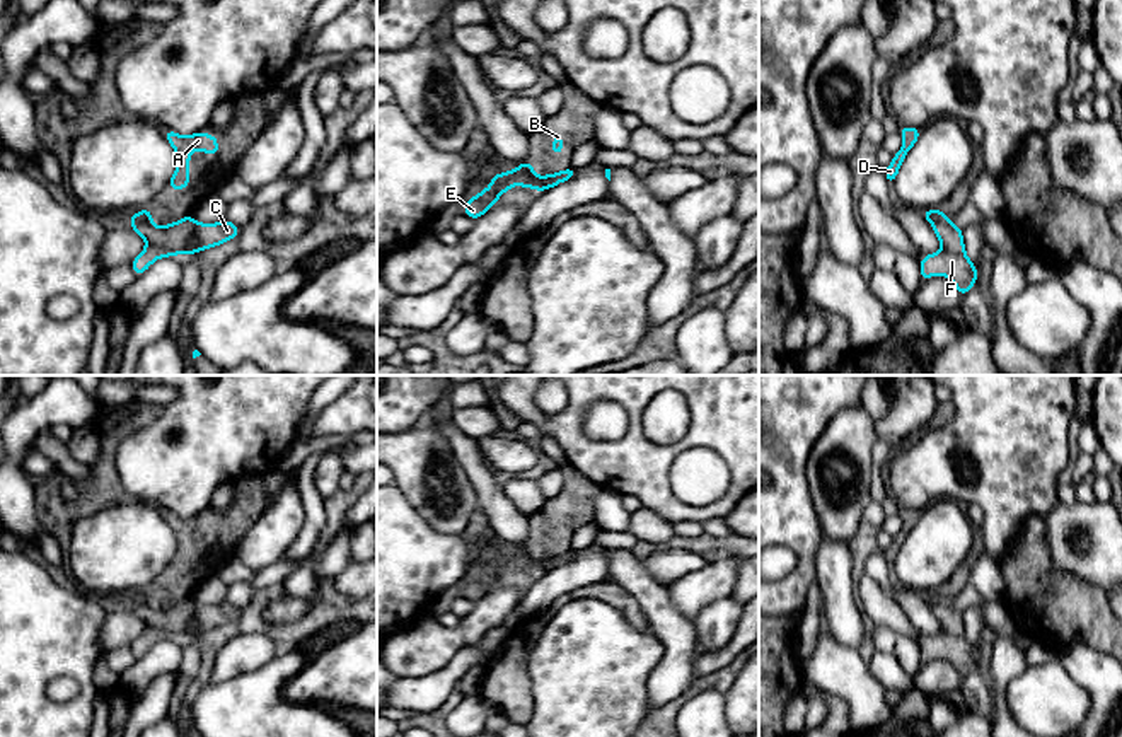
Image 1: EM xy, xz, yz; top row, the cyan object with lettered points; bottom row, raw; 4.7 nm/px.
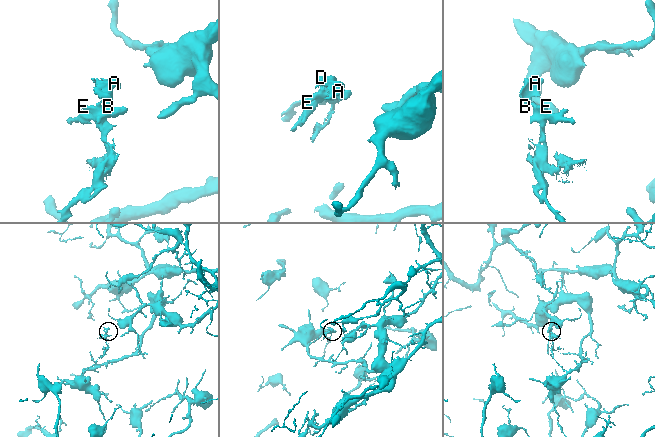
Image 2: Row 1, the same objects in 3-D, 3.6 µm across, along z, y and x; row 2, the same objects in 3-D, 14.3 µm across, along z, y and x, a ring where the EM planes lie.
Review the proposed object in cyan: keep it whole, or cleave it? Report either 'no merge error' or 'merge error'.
merge error

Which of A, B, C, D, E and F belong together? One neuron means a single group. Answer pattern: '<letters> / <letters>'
A B D / C E F

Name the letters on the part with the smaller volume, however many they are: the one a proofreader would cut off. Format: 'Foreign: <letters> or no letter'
Foreign: A, B, D

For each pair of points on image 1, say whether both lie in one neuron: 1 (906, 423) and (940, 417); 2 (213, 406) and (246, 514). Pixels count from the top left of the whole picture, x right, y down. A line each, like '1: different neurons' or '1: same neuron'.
1: different neurons
2: different neurons

